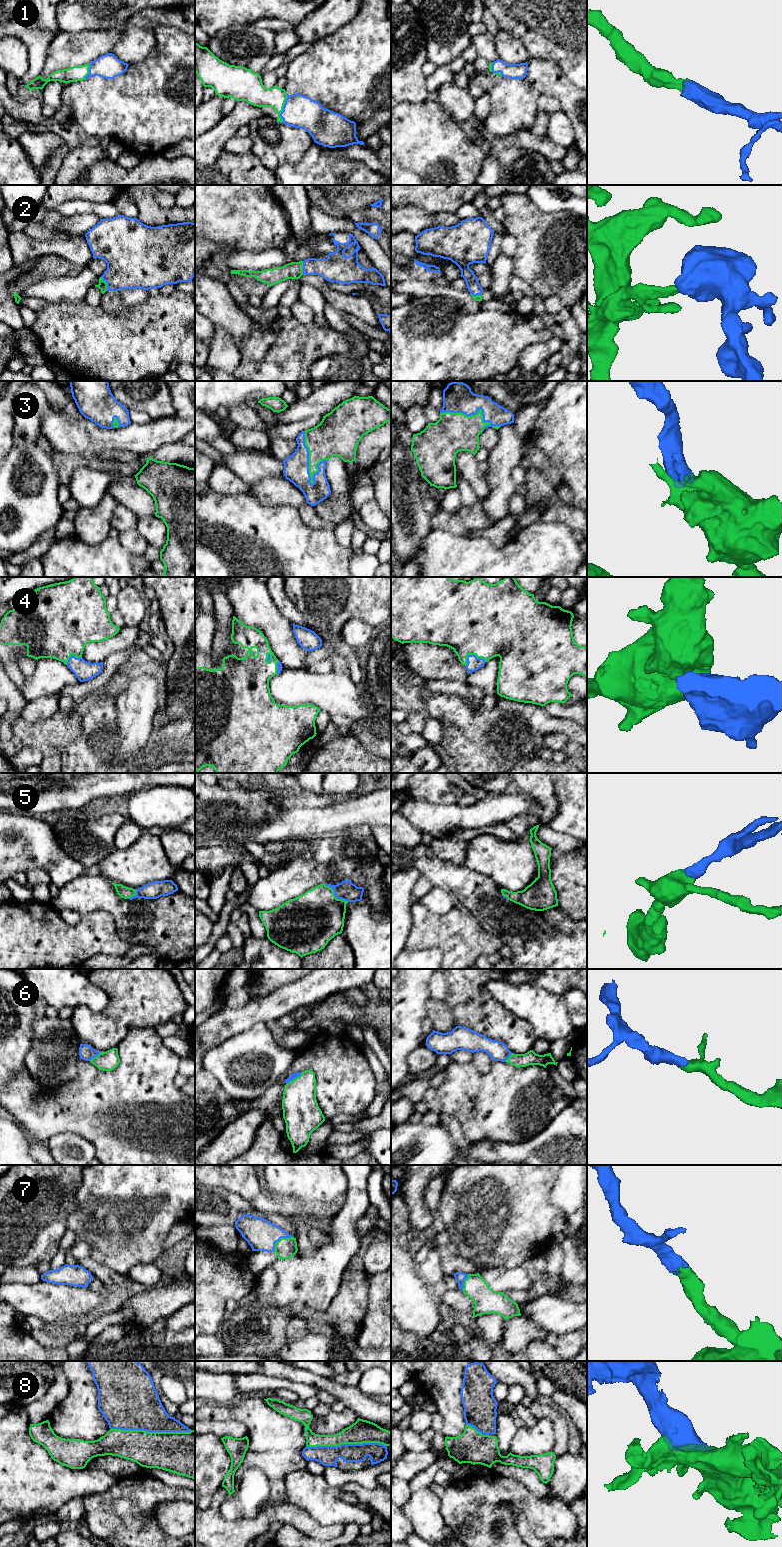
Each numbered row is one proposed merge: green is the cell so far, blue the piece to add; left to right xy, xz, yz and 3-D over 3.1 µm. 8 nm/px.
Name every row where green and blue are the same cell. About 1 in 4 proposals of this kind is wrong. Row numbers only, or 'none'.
1, 2, 3, 4, 5, 6, 7, 8

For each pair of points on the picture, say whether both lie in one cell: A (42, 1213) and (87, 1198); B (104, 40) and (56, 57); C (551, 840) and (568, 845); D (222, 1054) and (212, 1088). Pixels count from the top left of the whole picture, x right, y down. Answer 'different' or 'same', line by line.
A: different
B: same
C: same
D: different

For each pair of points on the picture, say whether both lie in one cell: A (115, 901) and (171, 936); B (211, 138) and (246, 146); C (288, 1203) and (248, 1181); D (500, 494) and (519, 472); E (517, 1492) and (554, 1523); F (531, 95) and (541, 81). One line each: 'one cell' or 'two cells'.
A: one cell
B: two cells
C: one cell
D: two cells
E: one cell
F: two cells

